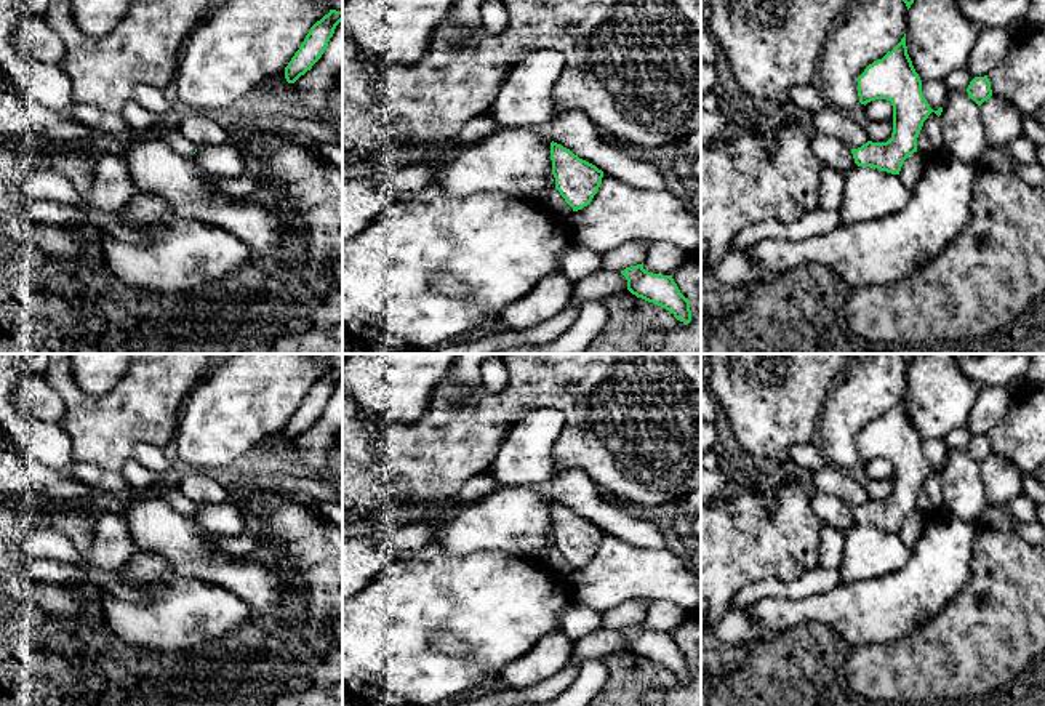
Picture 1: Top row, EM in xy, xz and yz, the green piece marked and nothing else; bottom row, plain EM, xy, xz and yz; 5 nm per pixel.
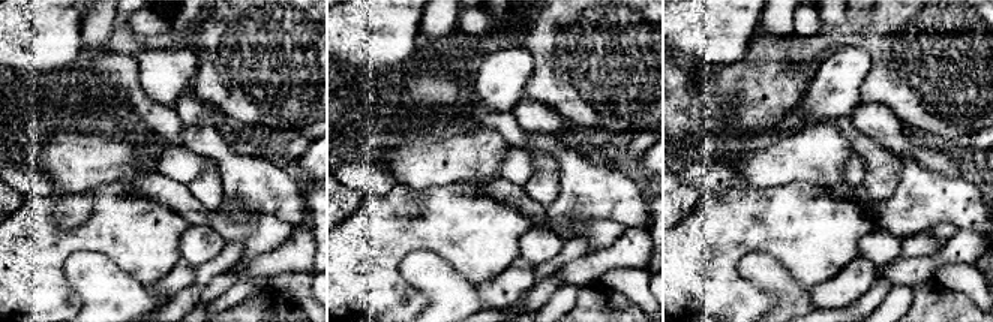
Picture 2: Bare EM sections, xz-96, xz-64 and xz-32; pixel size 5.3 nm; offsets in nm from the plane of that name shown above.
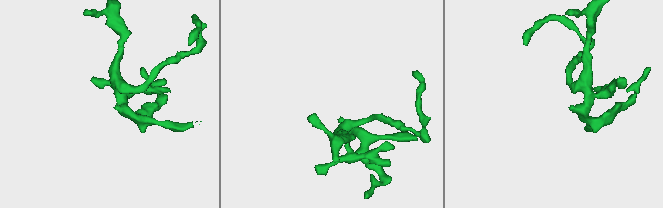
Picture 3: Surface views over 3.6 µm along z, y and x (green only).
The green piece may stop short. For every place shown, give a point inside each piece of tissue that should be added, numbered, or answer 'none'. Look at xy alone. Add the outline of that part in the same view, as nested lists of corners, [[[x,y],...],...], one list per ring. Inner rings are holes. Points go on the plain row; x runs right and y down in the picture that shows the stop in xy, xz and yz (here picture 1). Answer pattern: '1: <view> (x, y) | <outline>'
1: xy (176, 498) | [[[165,488],[158,493],[165,498],[170,506],[186,517],[192,517],[195,511],[195,503],[192,503],[181,490],[178,488]]]

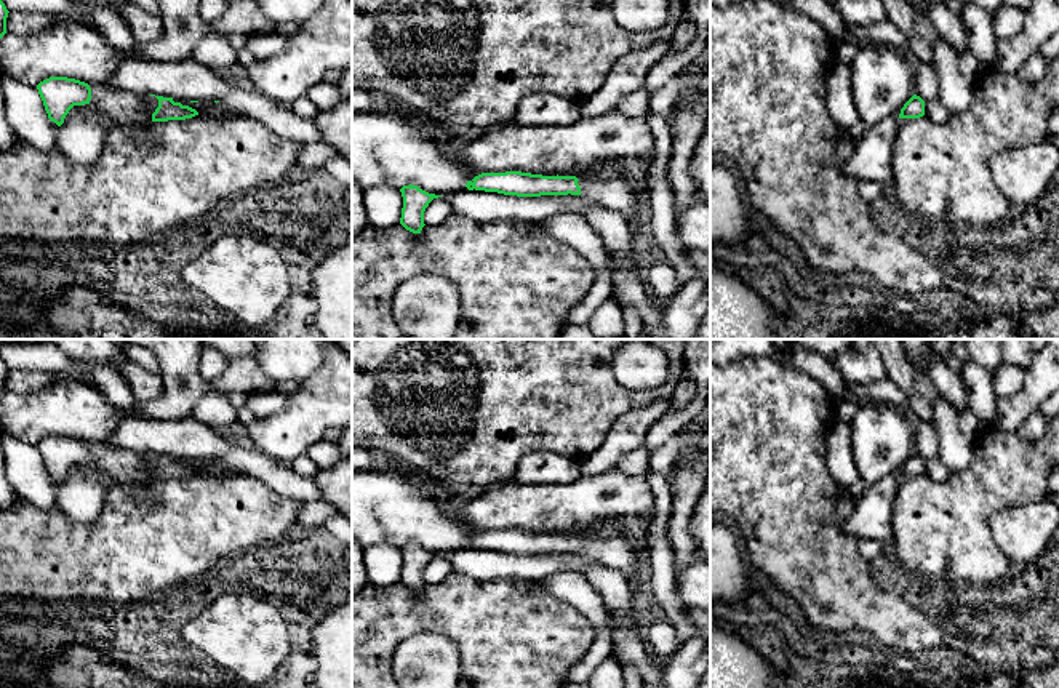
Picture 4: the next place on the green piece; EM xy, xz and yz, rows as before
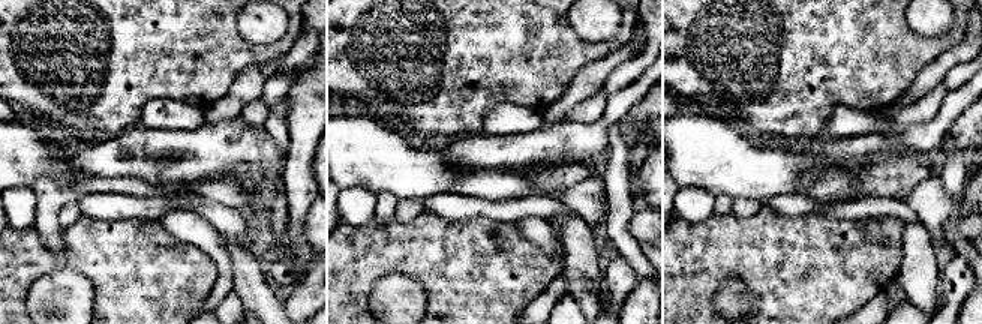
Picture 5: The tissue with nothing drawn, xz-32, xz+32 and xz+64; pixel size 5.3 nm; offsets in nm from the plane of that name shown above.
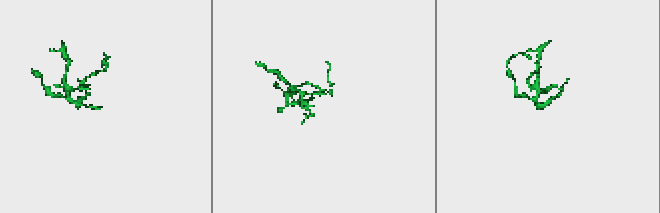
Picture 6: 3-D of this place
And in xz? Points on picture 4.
1: xz (621, 554) | [[[646,538],[577,539],[581,554],[597,563],[619,570],[630,582],[638,582],[638,555],[648,546]]]

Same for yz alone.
none

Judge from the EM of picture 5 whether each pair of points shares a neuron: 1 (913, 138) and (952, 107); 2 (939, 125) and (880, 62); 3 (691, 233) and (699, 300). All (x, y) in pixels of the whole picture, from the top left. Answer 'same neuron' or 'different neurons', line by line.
1: same neuron
2: different neurons
3: same neuron

